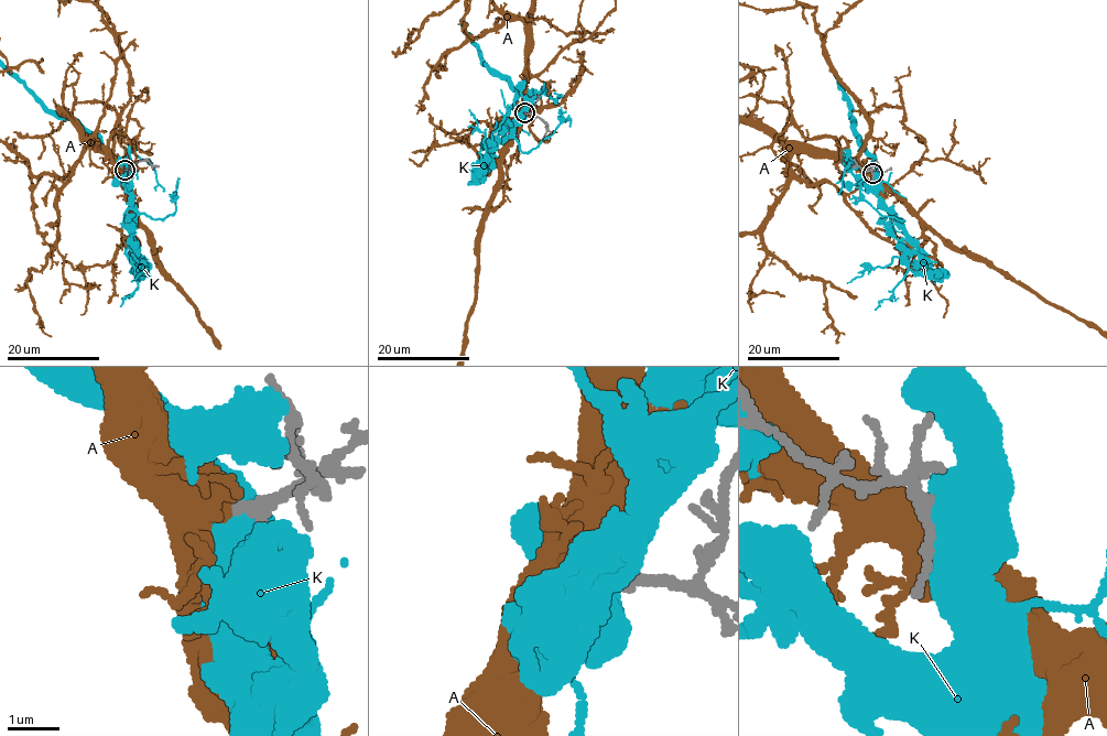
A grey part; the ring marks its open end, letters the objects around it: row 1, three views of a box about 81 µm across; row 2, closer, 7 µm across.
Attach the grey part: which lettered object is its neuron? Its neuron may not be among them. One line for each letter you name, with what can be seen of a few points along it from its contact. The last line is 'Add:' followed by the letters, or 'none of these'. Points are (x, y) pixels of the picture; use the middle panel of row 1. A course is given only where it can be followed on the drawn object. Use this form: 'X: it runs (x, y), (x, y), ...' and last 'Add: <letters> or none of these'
Add: A

